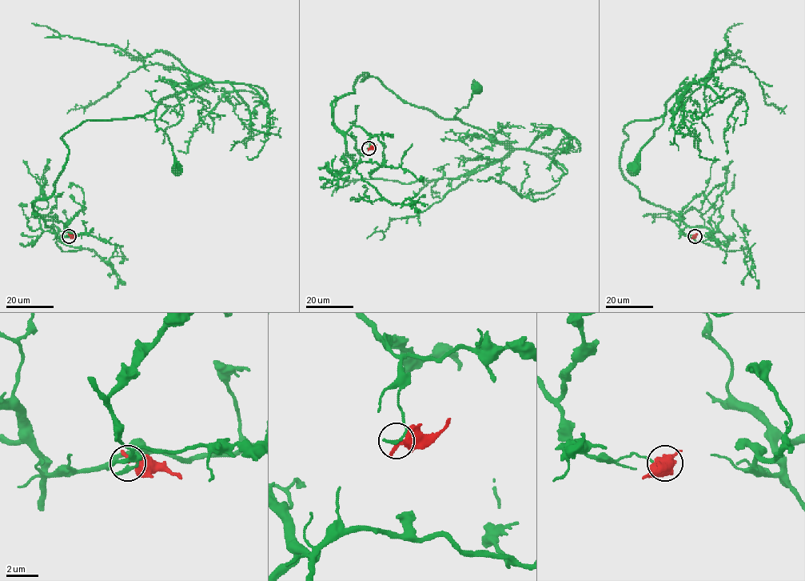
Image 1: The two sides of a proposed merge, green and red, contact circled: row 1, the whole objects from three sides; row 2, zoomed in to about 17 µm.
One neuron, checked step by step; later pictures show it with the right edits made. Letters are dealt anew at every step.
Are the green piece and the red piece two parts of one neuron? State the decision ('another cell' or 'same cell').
another cell

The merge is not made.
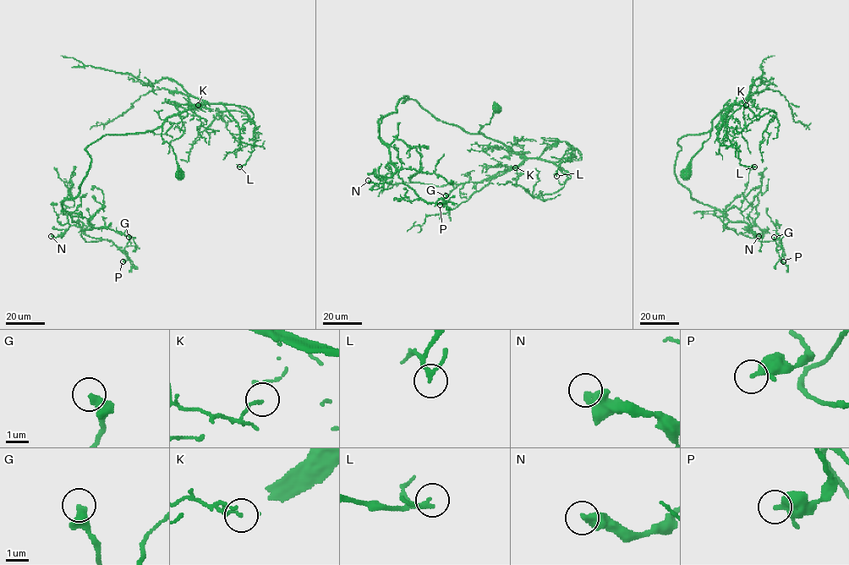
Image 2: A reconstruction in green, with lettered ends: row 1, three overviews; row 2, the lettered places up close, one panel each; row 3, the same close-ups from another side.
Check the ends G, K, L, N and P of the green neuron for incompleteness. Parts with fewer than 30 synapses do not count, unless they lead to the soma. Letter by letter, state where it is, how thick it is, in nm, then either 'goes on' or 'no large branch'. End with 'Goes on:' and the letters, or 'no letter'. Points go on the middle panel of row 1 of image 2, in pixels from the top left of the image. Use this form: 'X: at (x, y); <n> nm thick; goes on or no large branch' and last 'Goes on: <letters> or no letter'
G: at (446, 195); 400 nm thick; no large branch
K: at (515, 167); 110 nm thick; no large branch
L: at (556, 176); 130 nm thick; no large branch
N: at (368, 180); 500 nm thick; no large branch
P: at (440, 205); 240 nm thick; no large branch
Goes on: no letter

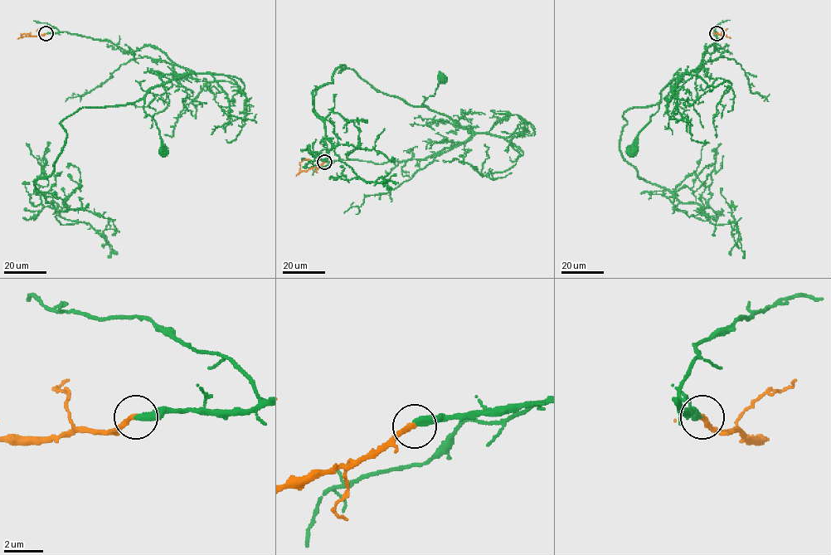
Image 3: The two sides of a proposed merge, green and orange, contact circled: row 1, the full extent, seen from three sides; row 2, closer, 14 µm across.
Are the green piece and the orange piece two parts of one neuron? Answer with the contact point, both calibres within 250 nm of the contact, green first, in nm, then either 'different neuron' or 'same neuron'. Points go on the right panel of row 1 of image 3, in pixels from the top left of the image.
at (716, 33); 400 nm thick on the green side, 280 nm on the other; same neuron

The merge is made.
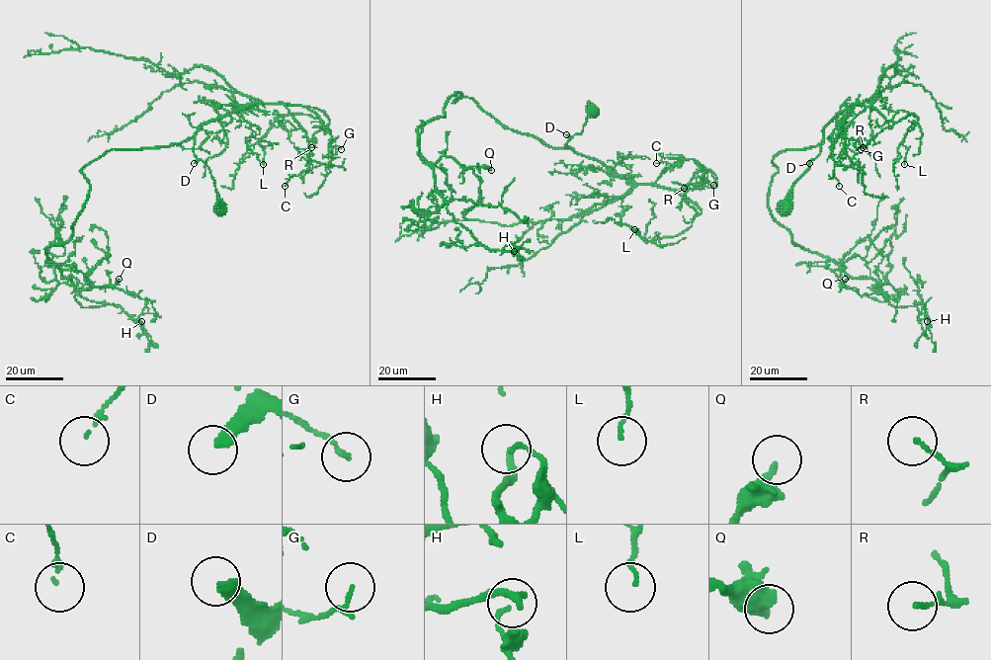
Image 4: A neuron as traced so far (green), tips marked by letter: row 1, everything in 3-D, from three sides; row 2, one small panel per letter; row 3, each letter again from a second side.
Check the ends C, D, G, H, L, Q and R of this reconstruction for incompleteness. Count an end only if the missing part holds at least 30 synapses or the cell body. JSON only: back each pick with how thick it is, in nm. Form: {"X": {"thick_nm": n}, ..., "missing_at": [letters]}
{"missing_at": []}

